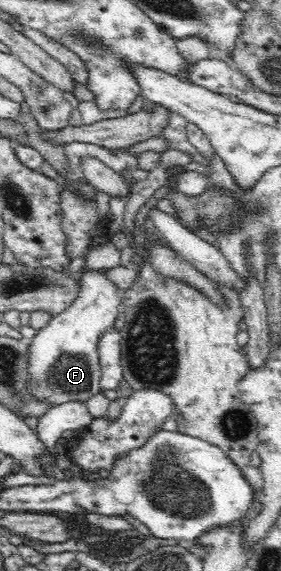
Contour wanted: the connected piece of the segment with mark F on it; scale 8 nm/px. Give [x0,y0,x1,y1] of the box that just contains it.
[28,272,118,410]

